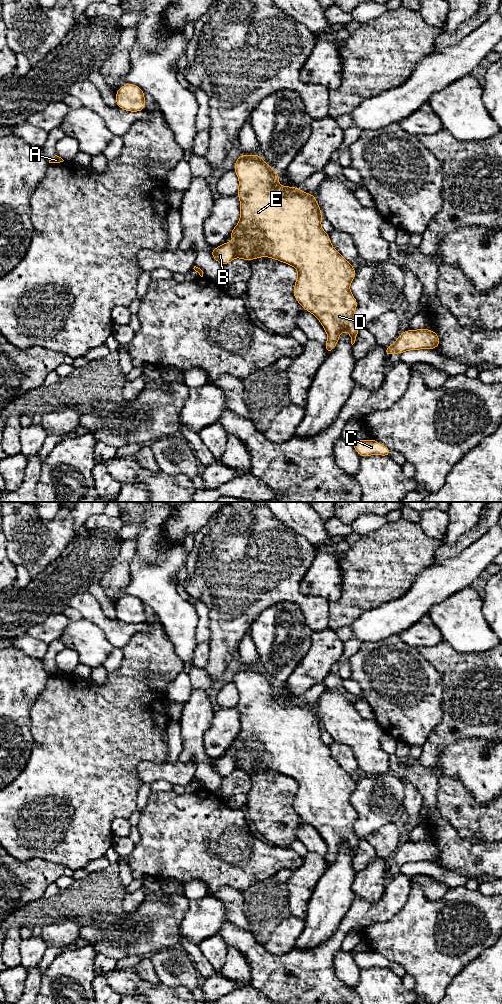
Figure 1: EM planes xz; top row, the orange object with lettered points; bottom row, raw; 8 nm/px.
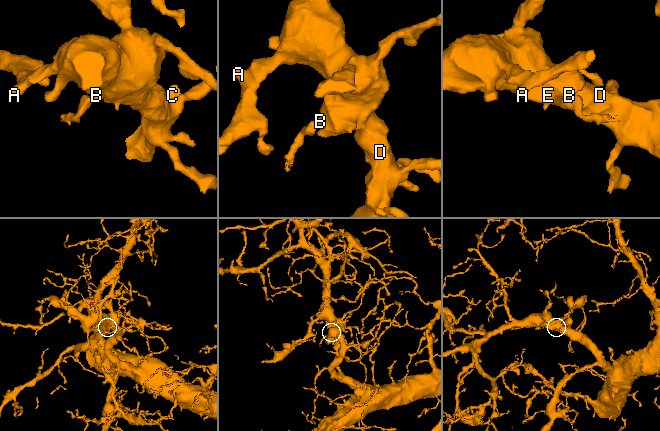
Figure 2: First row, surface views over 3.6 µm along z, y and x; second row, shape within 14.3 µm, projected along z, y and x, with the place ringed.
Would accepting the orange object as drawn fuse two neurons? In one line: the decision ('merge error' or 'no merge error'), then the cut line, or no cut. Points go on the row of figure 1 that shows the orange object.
merge error | xz (233, 242), (233, 254), (235, 257)

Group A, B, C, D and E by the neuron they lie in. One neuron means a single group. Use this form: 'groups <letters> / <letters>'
groups A C D E / B

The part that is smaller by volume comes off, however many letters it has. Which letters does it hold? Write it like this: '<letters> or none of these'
B

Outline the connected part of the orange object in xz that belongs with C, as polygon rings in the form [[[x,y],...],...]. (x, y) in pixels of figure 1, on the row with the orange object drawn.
[[[374,439],[368,440],[351,440],[354,449],[360,457],[367,457],[371,455],[381,455],[390,457],[390,449],[385,445],[379,444]]]

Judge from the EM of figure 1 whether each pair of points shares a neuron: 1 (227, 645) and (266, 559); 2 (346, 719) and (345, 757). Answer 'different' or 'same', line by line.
1: same
2: different

